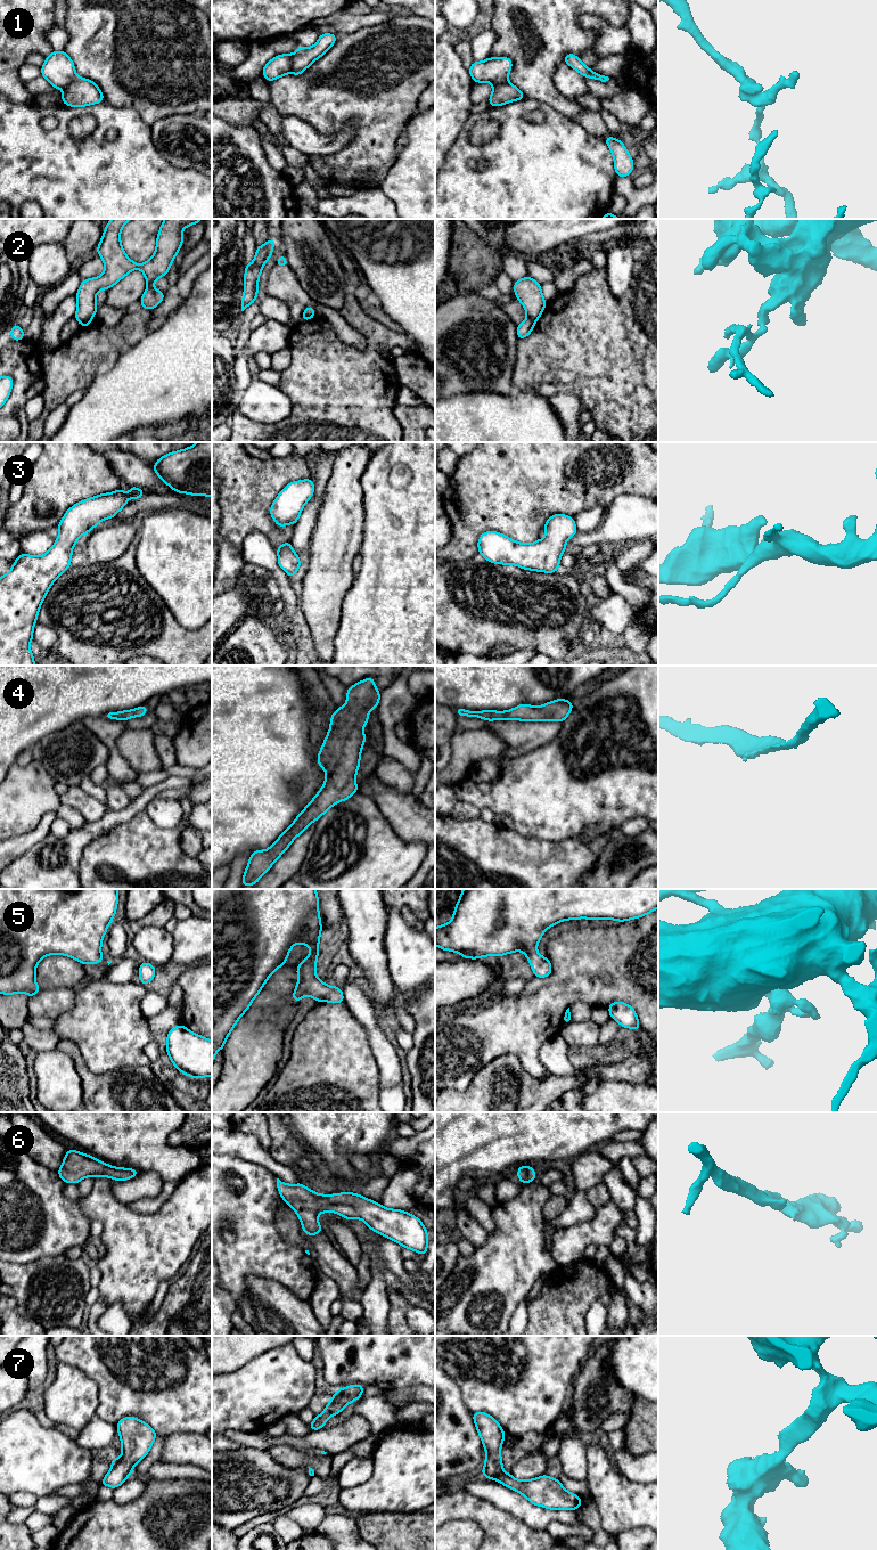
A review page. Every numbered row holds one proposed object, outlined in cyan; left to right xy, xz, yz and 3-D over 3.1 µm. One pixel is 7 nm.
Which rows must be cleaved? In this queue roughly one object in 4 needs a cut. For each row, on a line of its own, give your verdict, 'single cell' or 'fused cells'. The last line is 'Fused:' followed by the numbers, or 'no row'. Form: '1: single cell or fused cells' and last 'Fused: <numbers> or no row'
1: fused cells
2: fused cells
3: single cell
4: single cell
5: single cell
6: single cell
7: single cell
Fused: 1, 2

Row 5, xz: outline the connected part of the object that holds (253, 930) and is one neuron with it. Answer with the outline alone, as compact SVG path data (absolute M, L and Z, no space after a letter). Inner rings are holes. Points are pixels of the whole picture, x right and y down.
M212 889L212 1063L215 1059L215 1052L218 1050L223 1051L223 1046L231 1030L235 1028L239 1018L249 1009L253 1000L262 990L264 984L269 980L269 977L280 966L287 962L287 957L292 947L296 943L310 946L310 955L308 958L302 960L301 964L296 968L298 981L296 988L292 995L293 1000L298 1003L304 996L312 996L317 1003L331 1002L331 1003L345 1003L343 992L341 987L328 986L323 984L315 976L315 965L319 956L319 939L322 932L321 917L319 915L319 899L315 889Z

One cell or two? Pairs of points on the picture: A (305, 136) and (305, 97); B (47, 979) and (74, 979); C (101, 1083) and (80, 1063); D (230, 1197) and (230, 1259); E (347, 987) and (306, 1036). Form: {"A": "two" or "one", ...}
{"A": "two", "B": "one", "C": "one", "D": "one", "E": "two"}

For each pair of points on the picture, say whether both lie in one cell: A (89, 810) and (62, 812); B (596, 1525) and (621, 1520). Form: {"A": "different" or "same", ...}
{"A": "different", "B": "different"}

